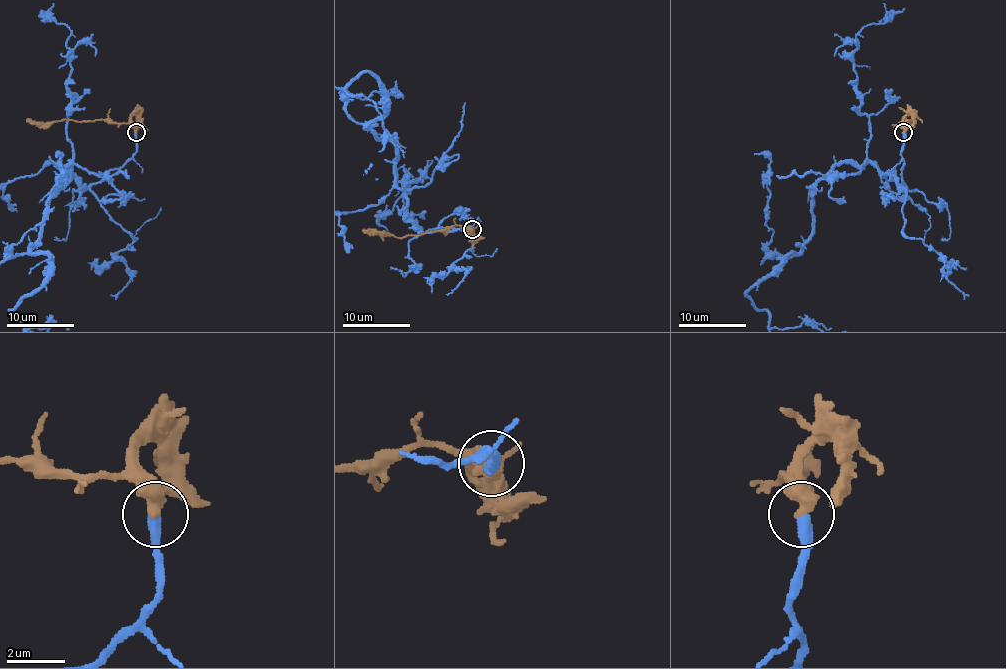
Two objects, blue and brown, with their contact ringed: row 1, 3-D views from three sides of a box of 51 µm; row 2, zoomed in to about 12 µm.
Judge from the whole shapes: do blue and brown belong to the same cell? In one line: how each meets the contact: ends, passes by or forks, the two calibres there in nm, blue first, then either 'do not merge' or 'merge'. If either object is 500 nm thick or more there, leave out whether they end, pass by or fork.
calibres 400 and 550 nm; merge

